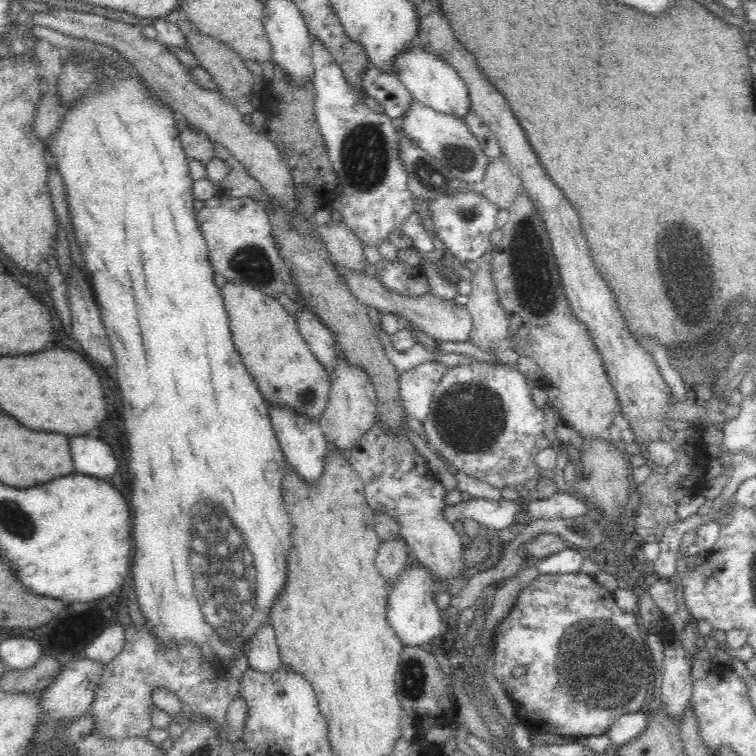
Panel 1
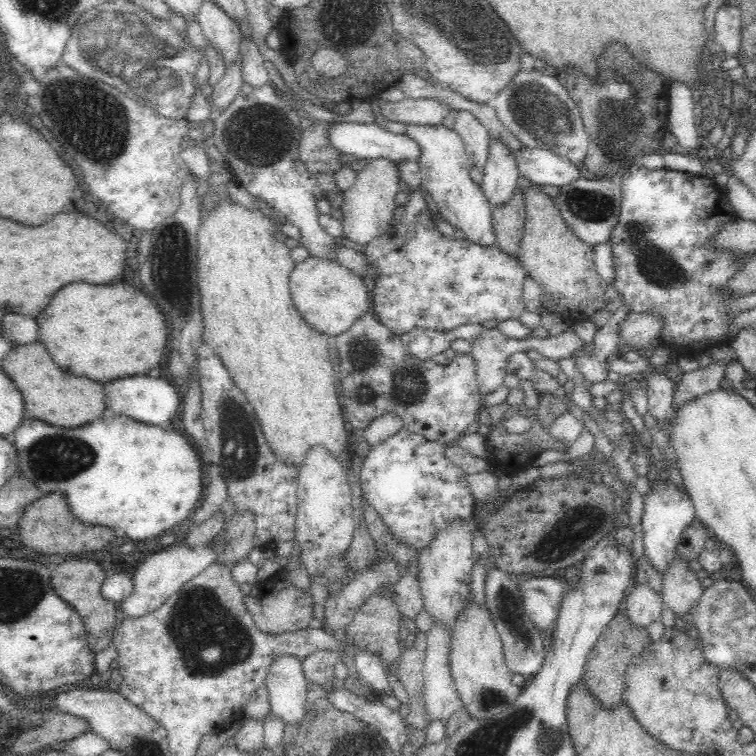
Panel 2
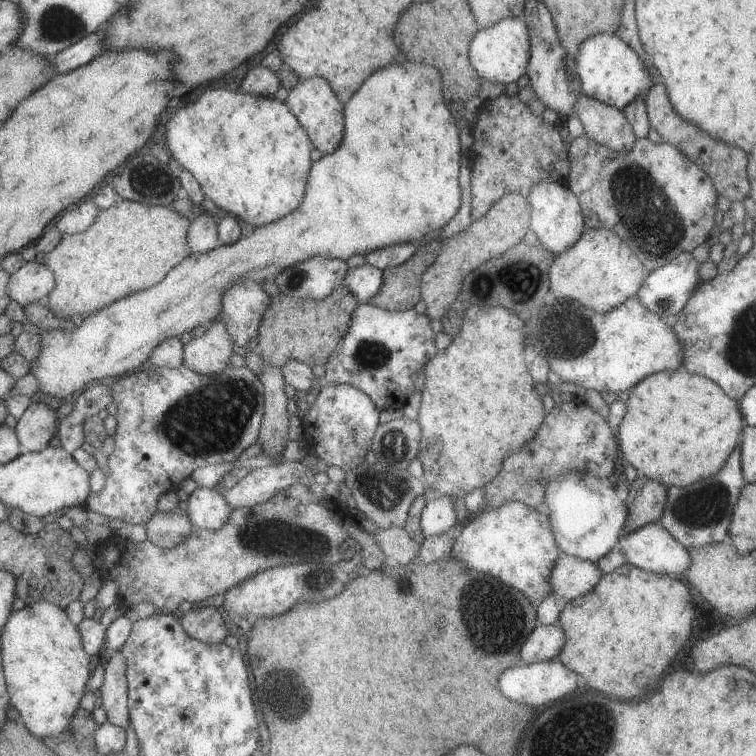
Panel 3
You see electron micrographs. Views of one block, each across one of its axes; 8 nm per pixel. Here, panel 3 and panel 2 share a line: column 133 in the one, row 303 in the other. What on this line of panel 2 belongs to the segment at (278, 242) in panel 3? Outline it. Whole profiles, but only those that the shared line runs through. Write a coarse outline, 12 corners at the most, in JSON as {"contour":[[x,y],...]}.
{"contour":[[308,257],[288,280],[302,318],[331,340],[372,311],[361,276]]}

